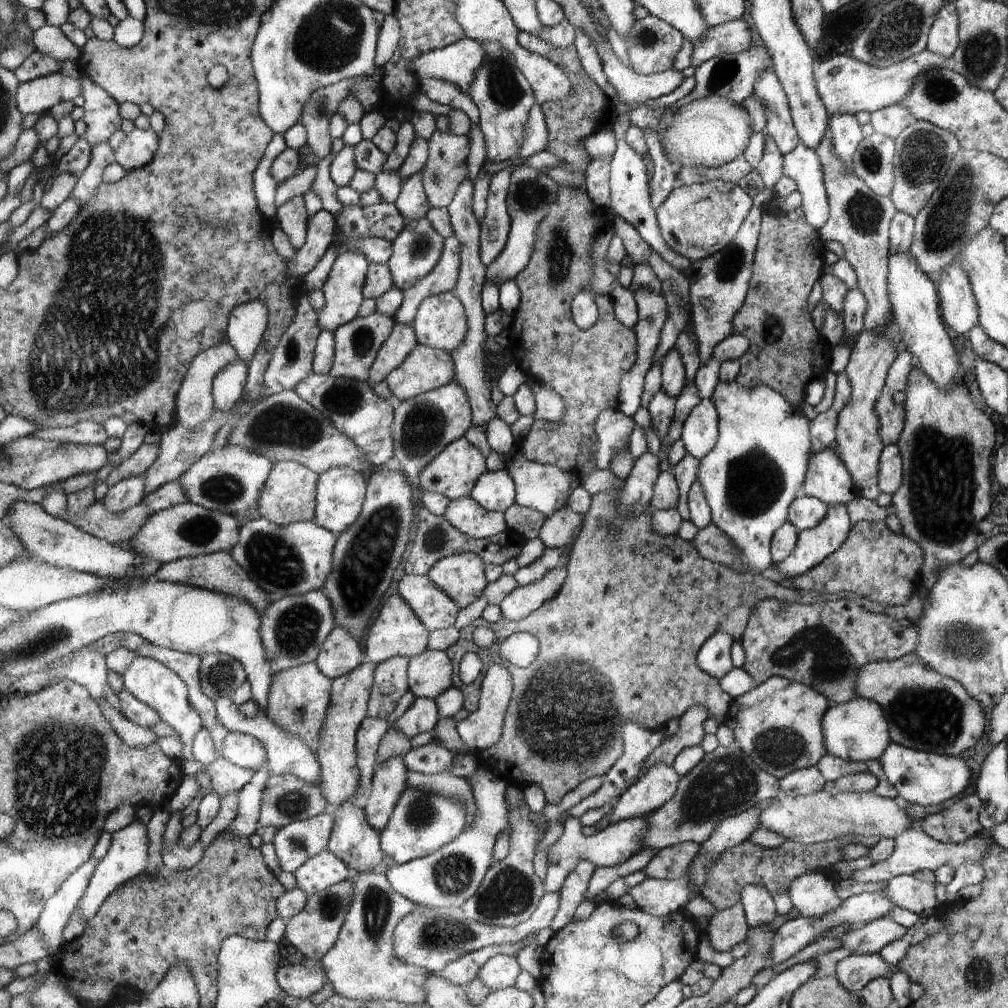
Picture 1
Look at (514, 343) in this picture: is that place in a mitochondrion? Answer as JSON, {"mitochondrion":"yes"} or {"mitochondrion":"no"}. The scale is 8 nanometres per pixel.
{"mitochondrion":"no"}

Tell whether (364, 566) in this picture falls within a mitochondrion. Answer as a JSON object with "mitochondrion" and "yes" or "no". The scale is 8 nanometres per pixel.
{"mitochondrion":"yes"}

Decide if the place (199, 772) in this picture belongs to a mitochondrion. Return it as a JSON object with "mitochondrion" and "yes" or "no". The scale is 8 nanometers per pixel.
{"mitochondrion":"no"}

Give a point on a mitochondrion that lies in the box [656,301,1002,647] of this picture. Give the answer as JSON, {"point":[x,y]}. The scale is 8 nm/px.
{"point":[939,482]}

